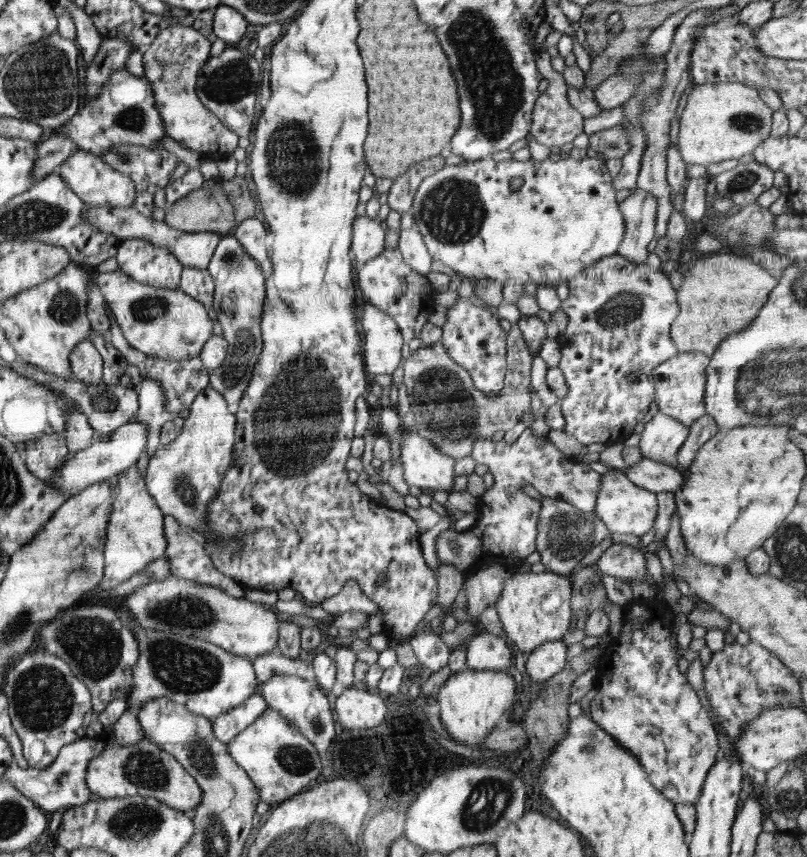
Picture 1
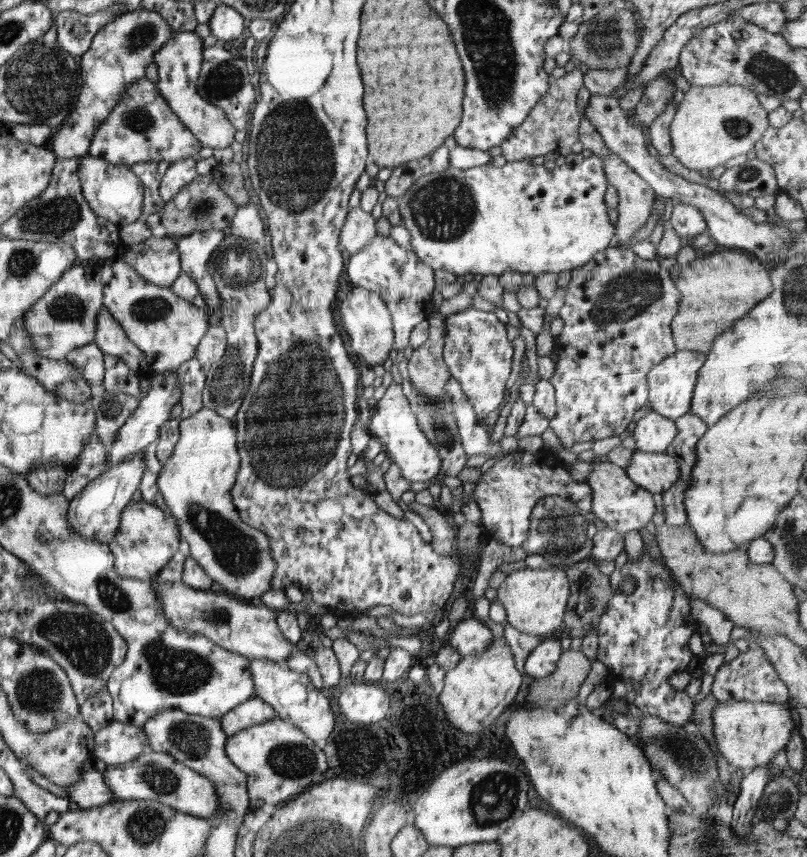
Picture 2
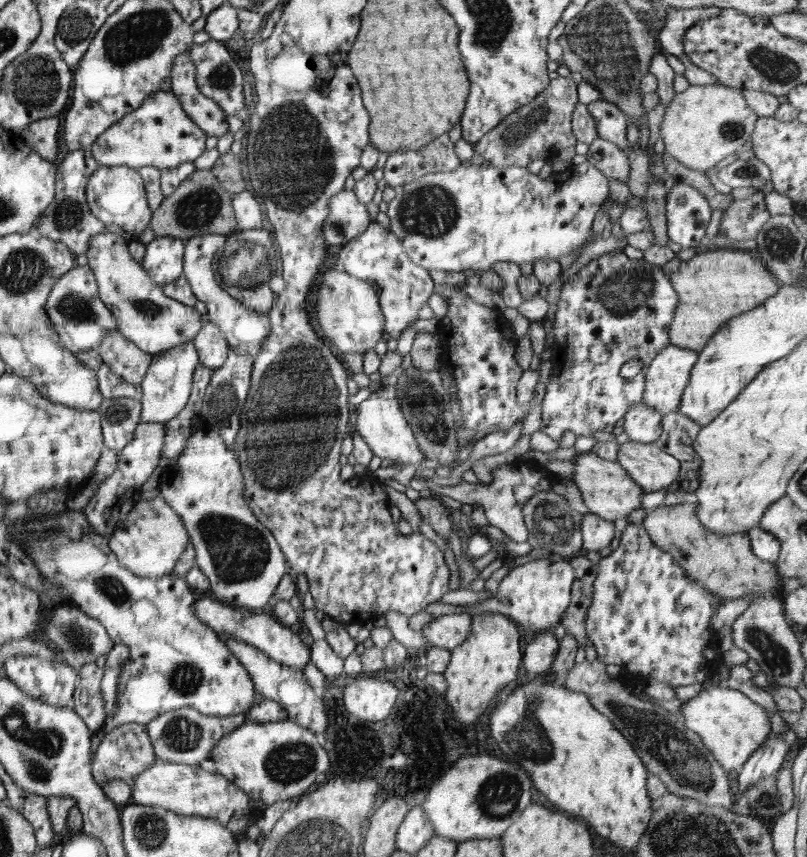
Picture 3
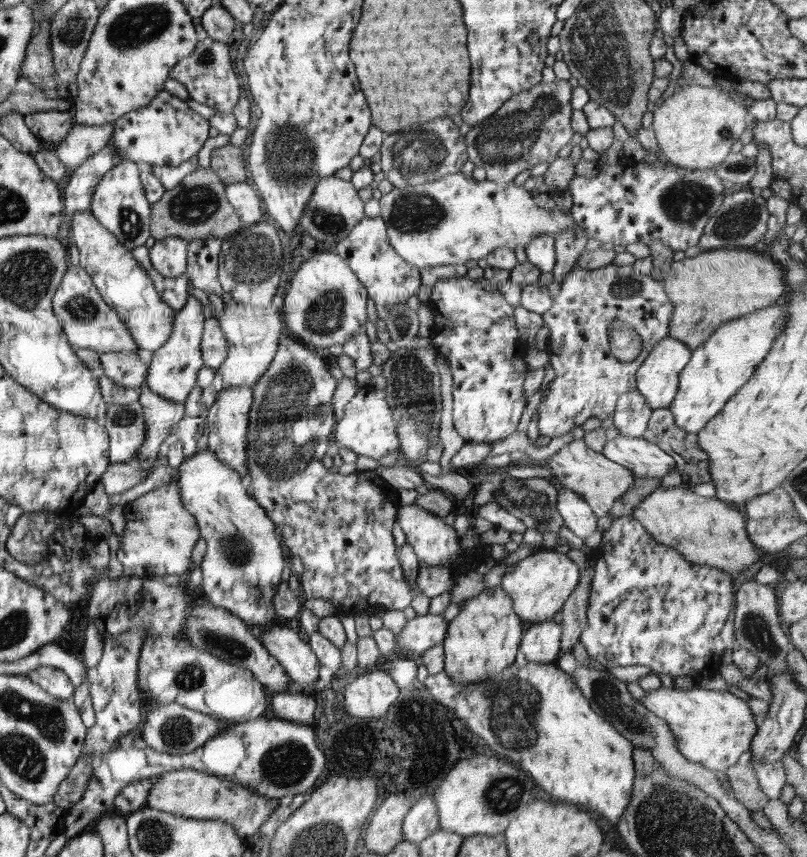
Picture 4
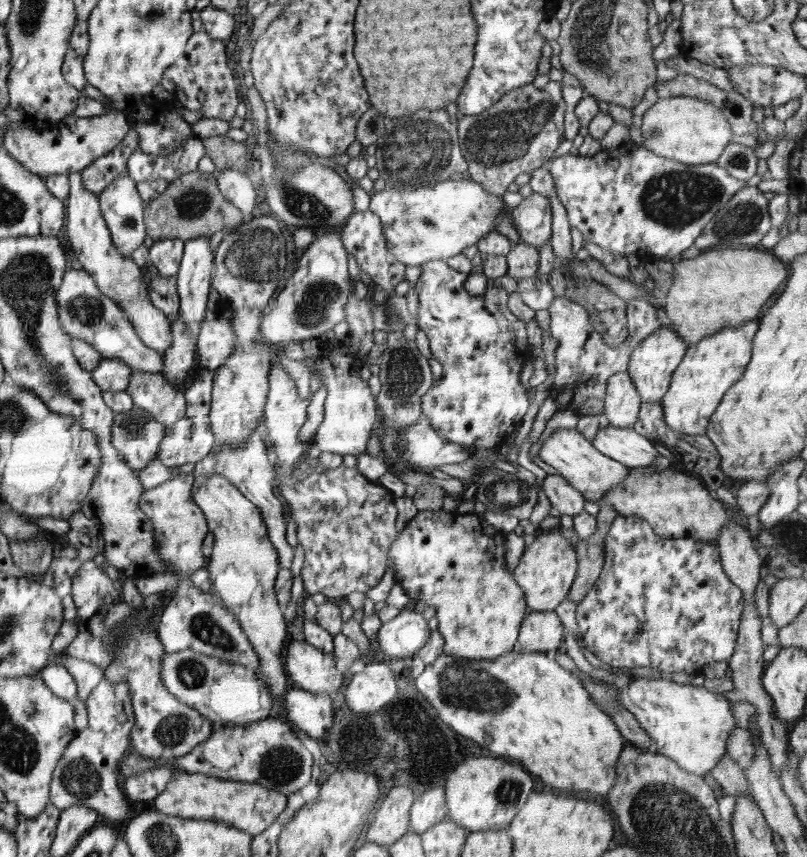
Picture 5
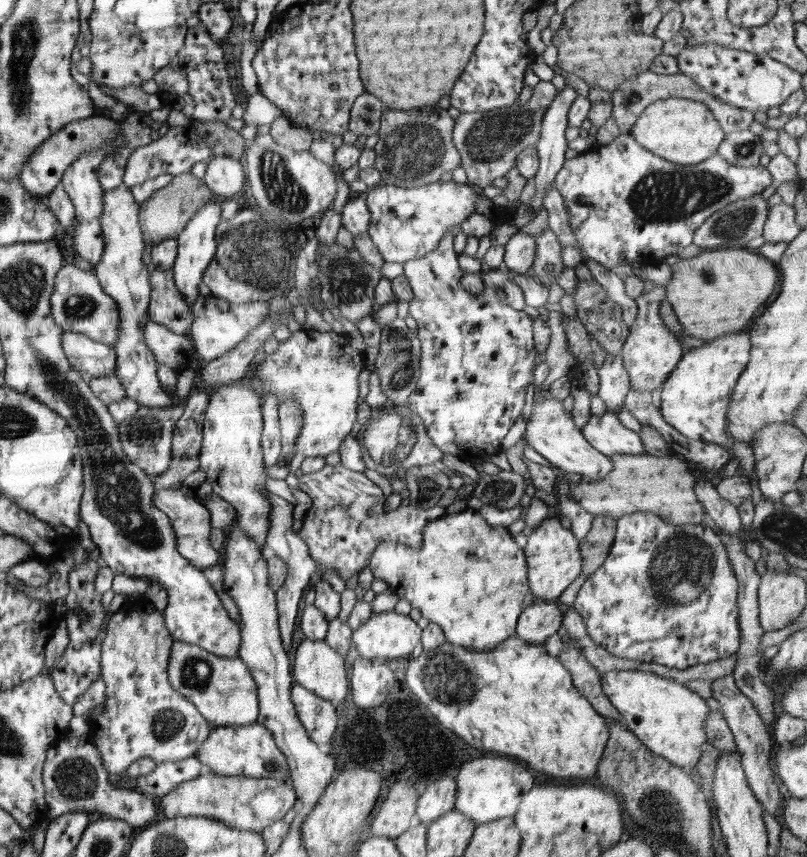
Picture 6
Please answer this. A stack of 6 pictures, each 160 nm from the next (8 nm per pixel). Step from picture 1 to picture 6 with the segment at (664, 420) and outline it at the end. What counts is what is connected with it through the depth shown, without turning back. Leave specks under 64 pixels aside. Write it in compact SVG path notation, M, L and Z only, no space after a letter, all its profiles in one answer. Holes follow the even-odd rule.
M608 353L597 372L600 377L597 394L604 400L607 412L617 416L618 409L624 405L626 394L632 388L621 355Z

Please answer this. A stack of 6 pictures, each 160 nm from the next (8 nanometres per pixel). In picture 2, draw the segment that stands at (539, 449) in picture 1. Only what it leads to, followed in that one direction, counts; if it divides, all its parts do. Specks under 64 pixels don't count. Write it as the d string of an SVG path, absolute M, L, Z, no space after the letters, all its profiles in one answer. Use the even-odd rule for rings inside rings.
M452 376L448 377L445 393L451 398L453 414L459 430L459 437L463 449L468 456L472 454L488 454L493 458L499 451L499 442L490 441L490 435L479 425L479 419L468 402L466 393L461 389L460 383ZM518 447L502 455L493 467L482 473L475 490L467 497L456 491L462 504L473 501L480 509L483 526L483 542L496 540L510 548L523 548L529 537L530 515L533 506L541 498L560 496L577 504L584 512L591 510L593 490L587 481L574 481L568 465L546 447L537 452L523 451Z

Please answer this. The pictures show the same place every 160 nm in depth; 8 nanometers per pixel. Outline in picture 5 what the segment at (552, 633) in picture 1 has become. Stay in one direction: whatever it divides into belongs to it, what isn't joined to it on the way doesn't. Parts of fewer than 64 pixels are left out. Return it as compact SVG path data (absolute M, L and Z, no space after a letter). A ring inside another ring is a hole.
M560 528L539 531L536 539L525 548L518 566L513 570L516 582L524 592L528 611L554 611L568 596L577 574L577 553L574 540L562 536Z

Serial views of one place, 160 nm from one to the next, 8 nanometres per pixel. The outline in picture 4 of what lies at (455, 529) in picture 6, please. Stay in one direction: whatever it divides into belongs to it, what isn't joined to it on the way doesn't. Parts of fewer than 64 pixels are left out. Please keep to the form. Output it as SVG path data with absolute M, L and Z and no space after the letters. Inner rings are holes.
M416 503L411 505L399 505L397 522L406 534L406 543L412 546L414 554L420 563L426 563L430 567L444 567L456 573L455 578L462 573L469 572L476 568L478 562L483 559L480 549L467 548L466 544L460 544L460 537L456 534L454 526L448 526L444 518L424 510ZM500 585L466 600L462 609L448 625L442 642L445 654L445 674L461 683L479 683L490 676L498 676L515 662L522 643L522 619L512 609L510 596Z

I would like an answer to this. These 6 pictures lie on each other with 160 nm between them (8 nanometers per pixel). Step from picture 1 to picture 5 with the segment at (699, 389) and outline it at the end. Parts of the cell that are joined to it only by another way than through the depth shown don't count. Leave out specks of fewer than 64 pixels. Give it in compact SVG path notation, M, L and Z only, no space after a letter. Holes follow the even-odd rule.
M666 327L660 330L654 330L649 337L640 341L631 352L627 372L631 376L632 382L635 383L636 390L640 395L643 403L658 403L668 390L672 373L684 355L688 344L685 343L672 329Z

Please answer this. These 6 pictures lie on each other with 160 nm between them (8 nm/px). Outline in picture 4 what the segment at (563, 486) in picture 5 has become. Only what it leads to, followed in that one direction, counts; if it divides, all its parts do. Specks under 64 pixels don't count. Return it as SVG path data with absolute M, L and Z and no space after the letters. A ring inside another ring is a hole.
M562 487L557 493L557 509L568 529L580 538L589 538L598 531L598 517L577 492Z

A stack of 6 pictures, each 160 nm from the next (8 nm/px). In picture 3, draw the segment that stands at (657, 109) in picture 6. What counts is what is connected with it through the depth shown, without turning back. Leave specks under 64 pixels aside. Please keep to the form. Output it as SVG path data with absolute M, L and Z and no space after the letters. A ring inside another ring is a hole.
M690 85L684 92L676 93L669 105L660 124L665 152L701 173L718 165L726 156L741 151L751 140L759 118L748 107L742 92L722 85Z

